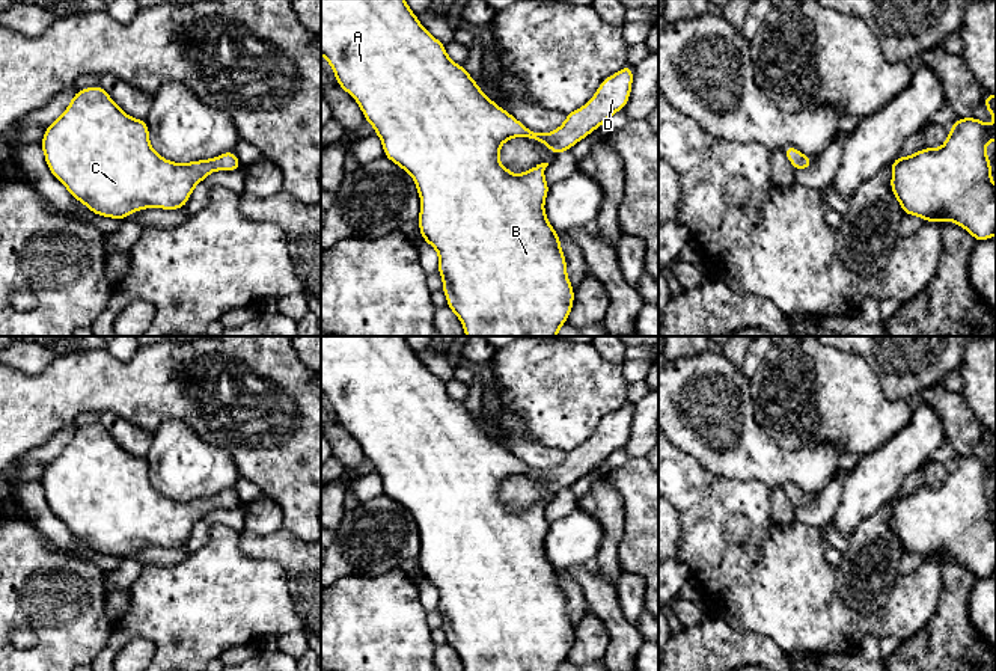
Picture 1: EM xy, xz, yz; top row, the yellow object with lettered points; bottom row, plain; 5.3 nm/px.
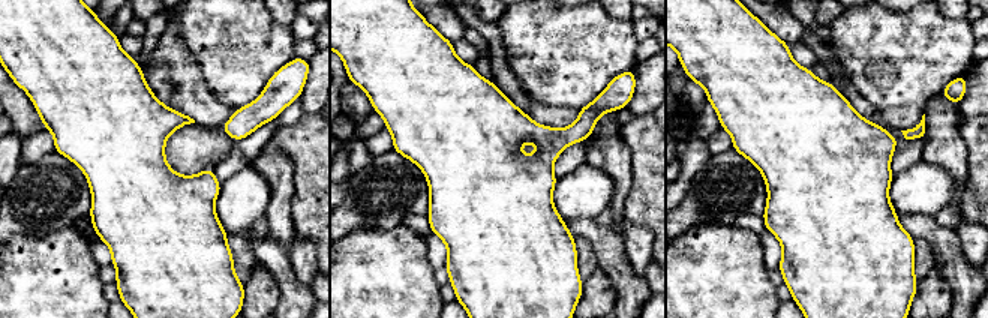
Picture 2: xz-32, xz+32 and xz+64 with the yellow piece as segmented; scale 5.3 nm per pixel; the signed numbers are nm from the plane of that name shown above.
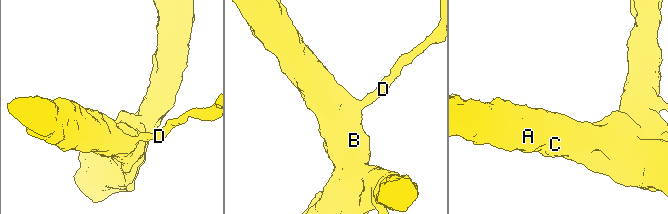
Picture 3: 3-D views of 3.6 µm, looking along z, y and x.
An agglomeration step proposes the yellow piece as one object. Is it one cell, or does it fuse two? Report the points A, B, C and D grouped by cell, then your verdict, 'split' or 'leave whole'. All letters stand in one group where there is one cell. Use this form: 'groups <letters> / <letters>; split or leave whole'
groups A B C D; leave whole

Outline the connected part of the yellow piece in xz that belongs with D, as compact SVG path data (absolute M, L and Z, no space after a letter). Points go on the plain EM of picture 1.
M321 336L321 392L327 398L336 413L336 421L350 431L363 449L375 472L383 480L384 495L401 507L404 507L413 517L420 534L420 552L417 562L422 578L431 582L438 591L437 611L443 617L443 630L446 633L448 645L461 657L466 671L558 671L559 665L568 660L571 645L574 642L574 624L568 618L567 597L561 588L561 574L550 562L544 538L550 529L550 523L544 517L544 508L548 501L541 501L521 513L514 513L499 499L500 484L512 475L527 475L532 480L541 480L548 484L553 493L559 493L577 480L589 473L594 467L601 464L616 449L625 446L631 431L634 404L627 401L619 410L604 416L595 433L580 446L568 449L565 460L553 470L536 470L524 464L518 457L509 452L505 446L491 439L470 415L463 403L458 403L446 392L446 383L434 375L417 357L416 351L408 345L404 336Z

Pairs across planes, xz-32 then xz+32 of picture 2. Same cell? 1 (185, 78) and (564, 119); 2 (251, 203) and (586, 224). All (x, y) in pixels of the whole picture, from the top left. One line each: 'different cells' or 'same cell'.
1: same cell
2: different cells

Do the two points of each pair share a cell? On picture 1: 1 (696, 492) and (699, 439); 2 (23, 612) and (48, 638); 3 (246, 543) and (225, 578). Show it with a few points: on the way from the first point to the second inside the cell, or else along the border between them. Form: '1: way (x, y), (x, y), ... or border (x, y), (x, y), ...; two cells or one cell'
1: border (674, 444), (705, 469), (728, 480); two cells
2: way (30, 617), (44, 631); one cell
3: border (238, 533), (238, 548), (247, 557), (274, 563); two cells

